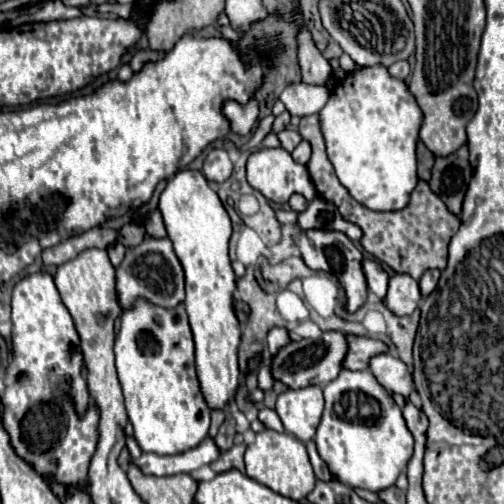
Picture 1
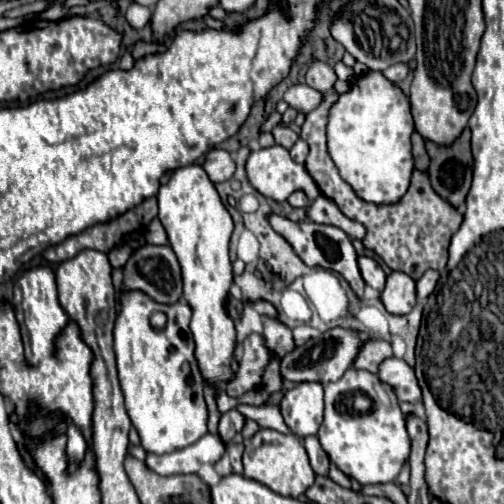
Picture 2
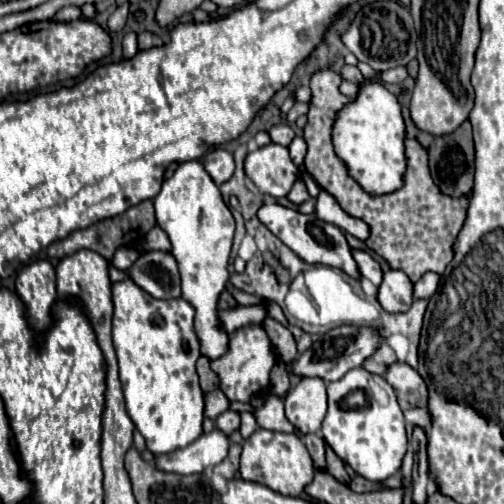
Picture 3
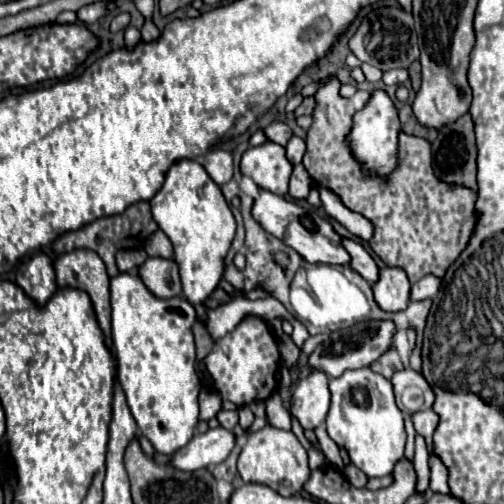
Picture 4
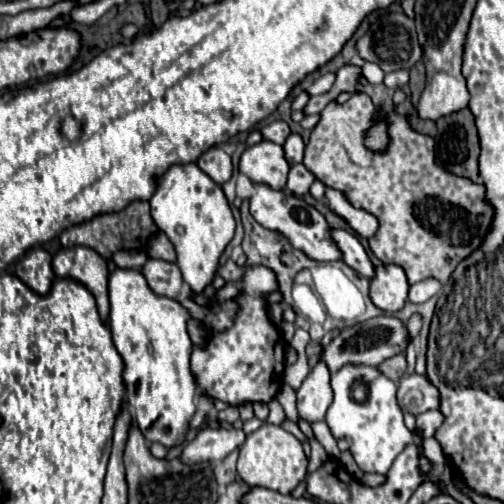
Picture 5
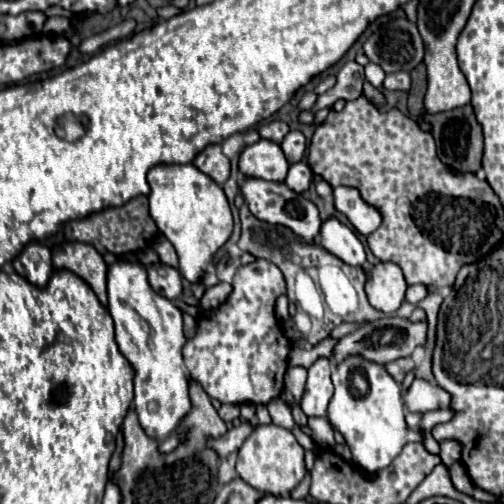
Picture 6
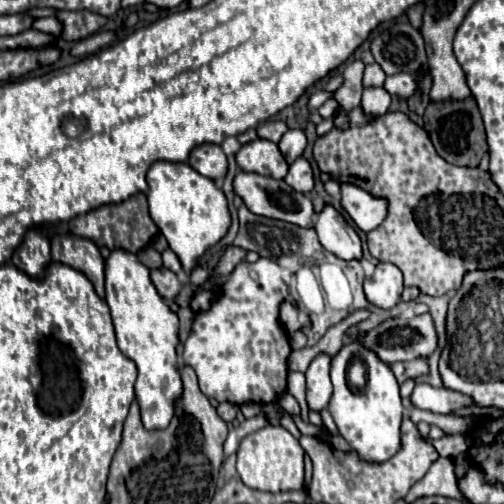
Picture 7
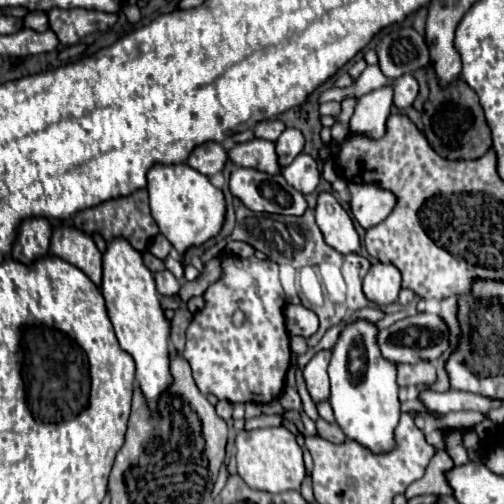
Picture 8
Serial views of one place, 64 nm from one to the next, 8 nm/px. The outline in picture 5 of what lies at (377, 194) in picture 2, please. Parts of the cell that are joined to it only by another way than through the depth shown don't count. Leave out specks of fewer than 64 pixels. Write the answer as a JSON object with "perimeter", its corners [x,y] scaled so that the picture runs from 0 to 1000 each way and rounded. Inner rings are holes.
{"perimeter":[[[742,246],[734,258],[730,258],[730,266],[726,266],[726,286],[730,286],[730,294],[738,294],[738,298],[762,298],[766,294],[766,286],[770,286],[770,266],[766,266],[766,246]]]}

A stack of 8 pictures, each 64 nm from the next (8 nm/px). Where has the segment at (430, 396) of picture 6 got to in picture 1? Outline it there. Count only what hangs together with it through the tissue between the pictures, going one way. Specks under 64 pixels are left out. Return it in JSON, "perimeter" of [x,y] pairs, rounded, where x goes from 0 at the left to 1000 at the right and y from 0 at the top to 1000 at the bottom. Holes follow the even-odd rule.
{"perimeter":[[[754,702],[754,706],[738,710],[734,734],[766,774],[794,782],[802,790],[810,790],[817,782],[817,774],[821,774],[817,742],[810,738],[806,722],[794,710],[782,710],[774,702]]]}

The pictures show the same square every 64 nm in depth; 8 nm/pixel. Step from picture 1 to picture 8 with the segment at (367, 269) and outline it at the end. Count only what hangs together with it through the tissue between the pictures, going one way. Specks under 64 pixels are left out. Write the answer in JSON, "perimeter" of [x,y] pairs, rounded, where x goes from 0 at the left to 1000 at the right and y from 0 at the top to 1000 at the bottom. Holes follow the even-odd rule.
{"perimeter":[[[639,377],[631,385],[631,405],[623,421],[627,421],[627,440],[643,460],[643,476],[659,492],[667,492],[679,504],[714,496],[714,472],[698,444],[698,433],[675,409],[675,401],[655,377]]]}

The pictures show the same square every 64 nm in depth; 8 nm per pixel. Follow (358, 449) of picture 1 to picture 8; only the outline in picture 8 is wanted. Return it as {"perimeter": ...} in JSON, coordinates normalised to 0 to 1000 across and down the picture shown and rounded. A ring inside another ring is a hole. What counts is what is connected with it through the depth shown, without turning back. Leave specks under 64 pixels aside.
{"perimeter":[[[714,631],[679,651],[671,679],[659,690],[659,718],[651,742],[659,774],[655,802],[667,837],[683,853],[687,869],[714,877],[742,897],[770,897],[782,885],[782,849],[794,829],[794,798],[790,798],[786,726],[758,706],[750,687],[750,647],[742,639]],[[702,683],[714,683],[726,694],[706,714],[694,706]],[[702,738],[714,742],[710,754],[702,754]]]}

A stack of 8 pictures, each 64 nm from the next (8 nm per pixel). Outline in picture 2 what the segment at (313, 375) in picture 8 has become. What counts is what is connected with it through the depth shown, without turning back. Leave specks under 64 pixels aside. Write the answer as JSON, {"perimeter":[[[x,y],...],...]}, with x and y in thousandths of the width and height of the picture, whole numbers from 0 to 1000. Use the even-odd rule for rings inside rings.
{"perimeter":[[[595,758],[563,778],[556,798],[563,837],[579,861],[607,869],[627,861],[643,829],[643,766],[635,758]]]}

